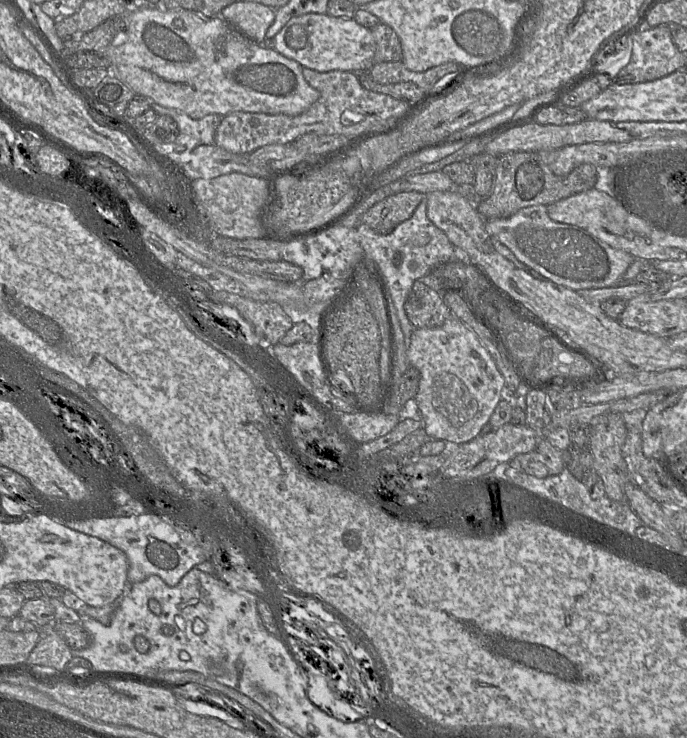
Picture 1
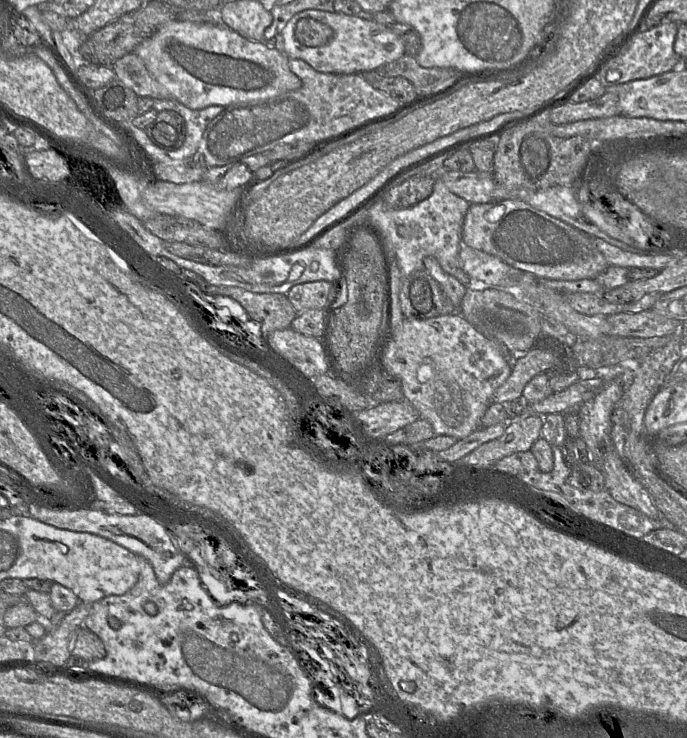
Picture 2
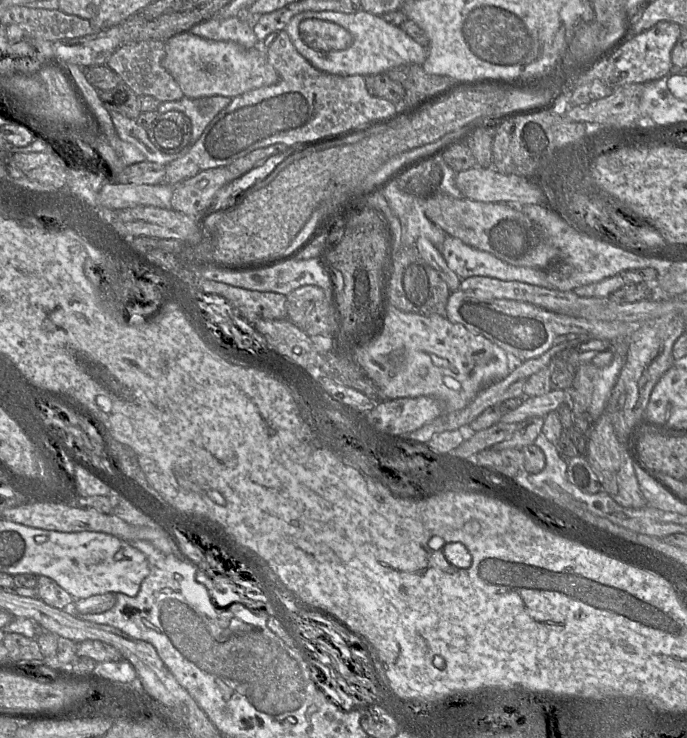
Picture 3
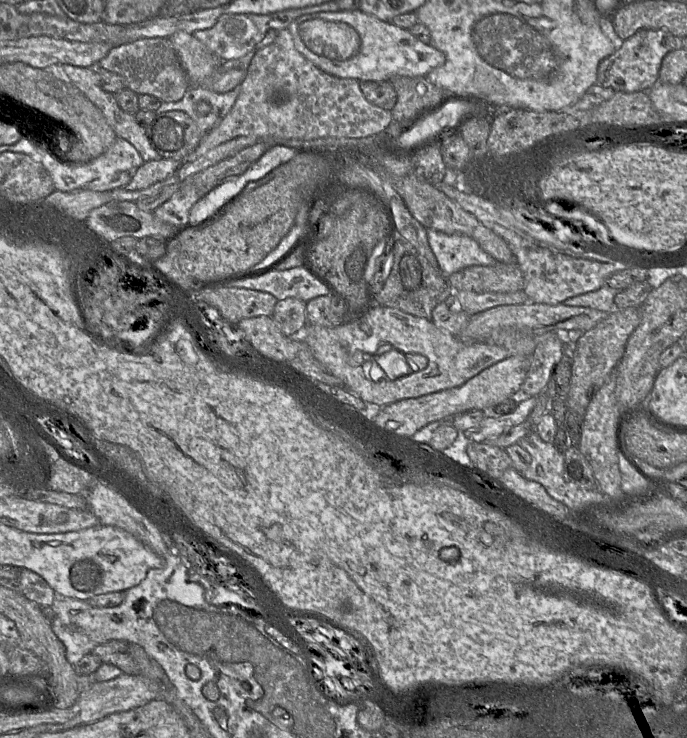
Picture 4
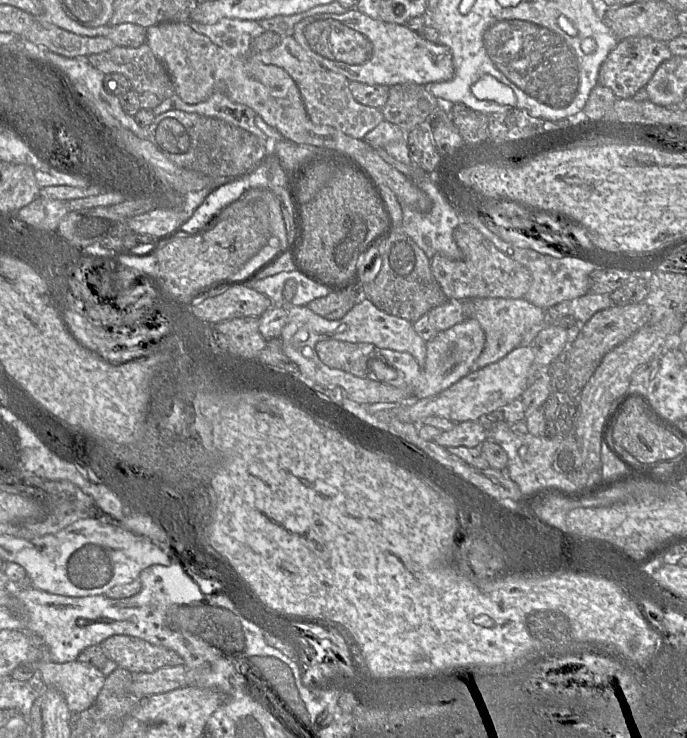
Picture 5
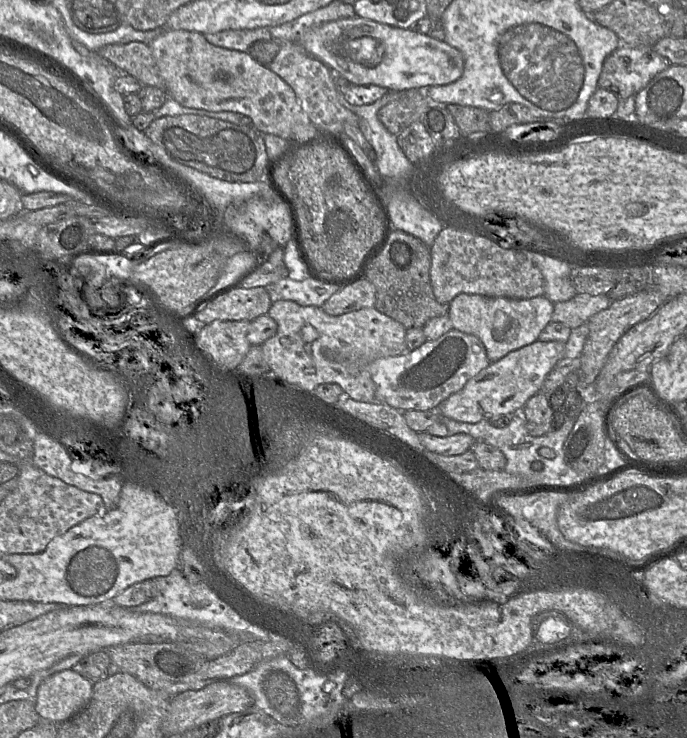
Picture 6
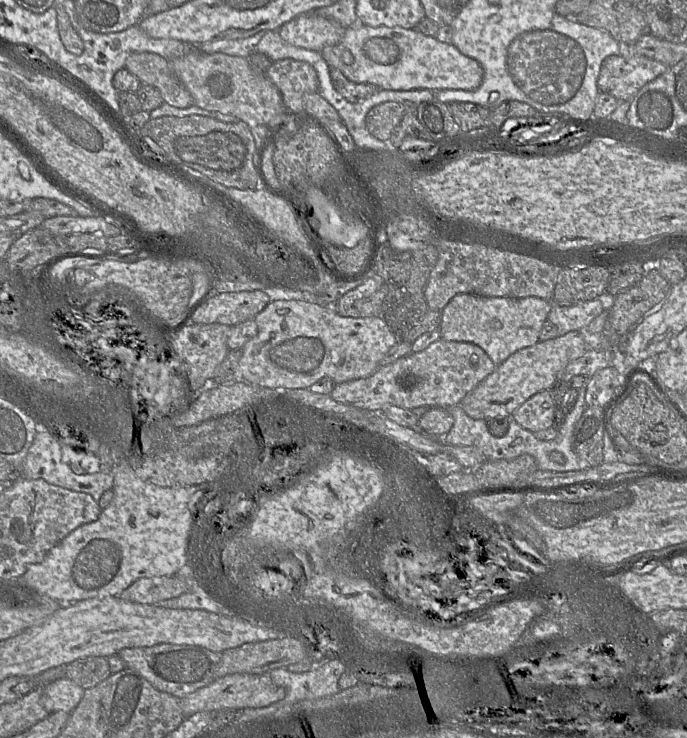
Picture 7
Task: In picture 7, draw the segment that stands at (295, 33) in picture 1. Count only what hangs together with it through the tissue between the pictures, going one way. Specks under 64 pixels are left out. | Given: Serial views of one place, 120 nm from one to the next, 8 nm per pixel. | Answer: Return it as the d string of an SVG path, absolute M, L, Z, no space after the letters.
M357 23L346 28L345 35L338 44L326 46L320 53L329 67L339 69L350 81L373 84L383 90L471 91L480 86L484 77L484 69L477 60L462 54L453 44L440 42L416 29L386 26L370 27Z

